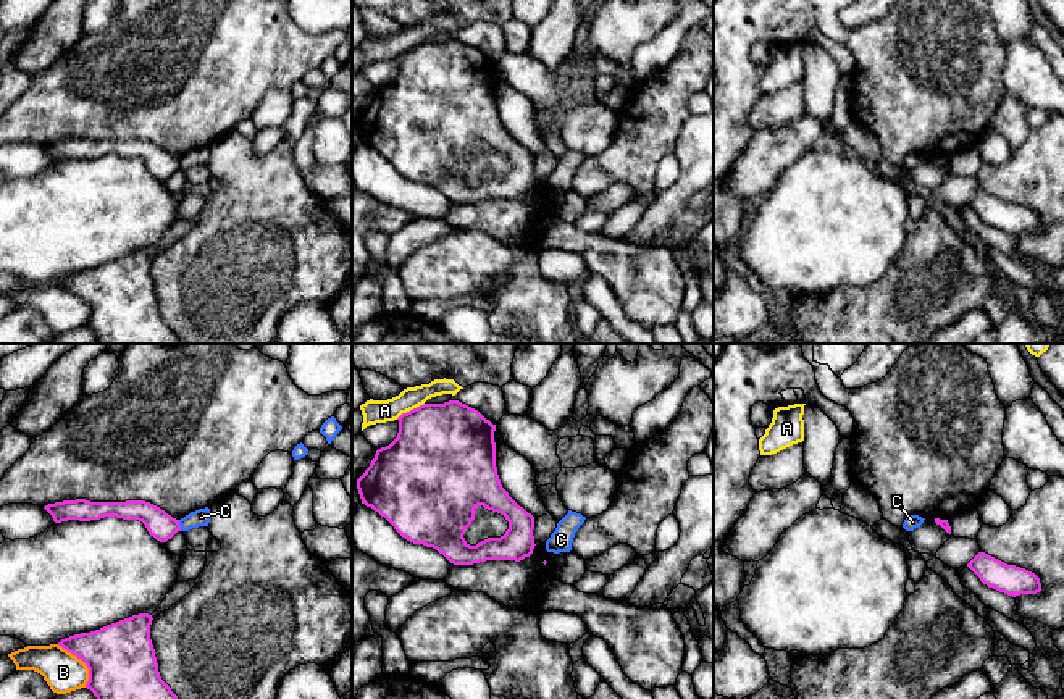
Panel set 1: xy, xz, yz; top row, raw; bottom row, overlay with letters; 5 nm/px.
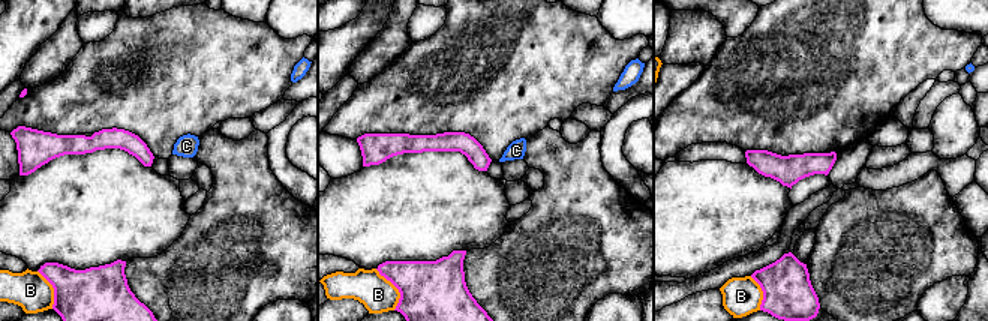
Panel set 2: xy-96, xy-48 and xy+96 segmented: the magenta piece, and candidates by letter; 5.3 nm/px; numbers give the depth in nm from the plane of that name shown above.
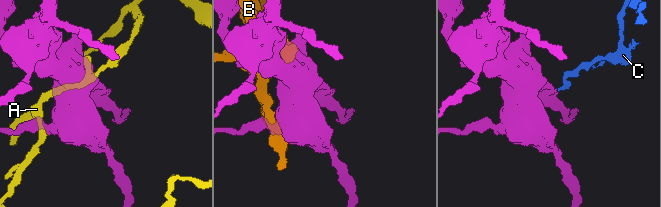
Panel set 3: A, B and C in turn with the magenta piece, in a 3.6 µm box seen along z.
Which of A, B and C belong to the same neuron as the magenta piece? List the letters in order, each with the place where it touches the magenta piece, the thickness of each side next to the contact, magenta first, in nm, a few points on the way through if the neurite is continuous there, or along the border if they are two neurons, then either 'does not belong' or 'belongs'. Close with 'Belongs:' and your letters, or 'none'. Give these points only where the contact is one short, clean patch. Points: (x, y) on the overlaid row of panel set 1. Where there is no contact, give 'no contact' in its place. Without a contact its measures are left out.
A: contact xz (410, 410); calibres 460 and 120 nm; does not belong
B: contact xy (83, 661); calibres 340 and 200 nm; does not belong
C: contact xy (180, 525); calibres 140 and 90 nm; border xy (178, 520), (181, 530); does not belong
Belongs: none

